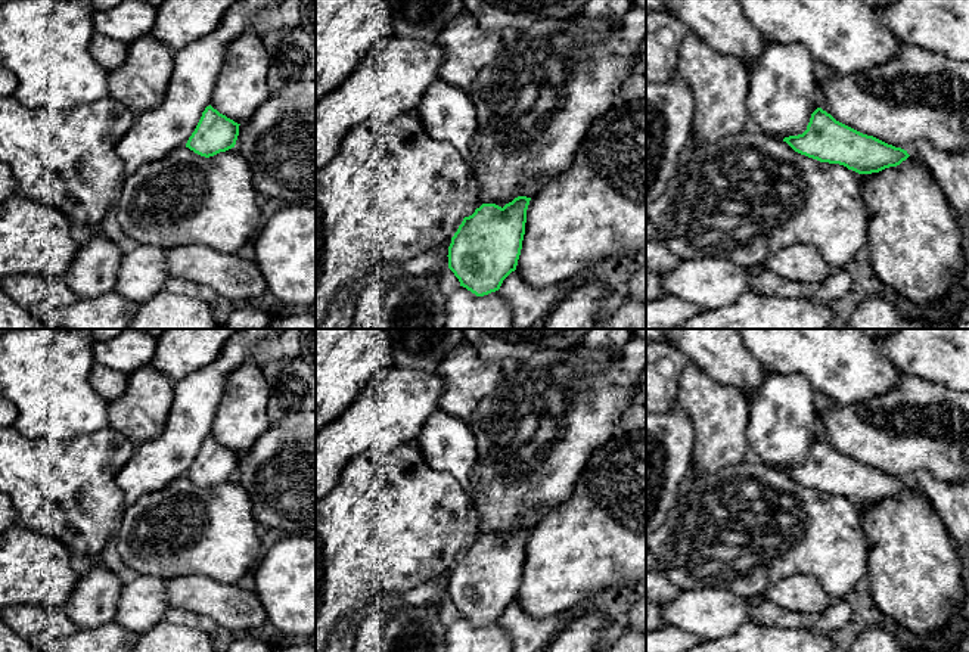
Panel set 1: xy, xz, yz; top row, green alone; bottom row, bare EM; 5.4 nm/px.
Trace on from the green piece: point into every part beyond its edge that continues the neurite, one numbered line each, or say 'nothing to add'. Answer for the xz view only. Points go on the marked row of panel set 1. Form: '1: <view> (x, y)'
nothing to add

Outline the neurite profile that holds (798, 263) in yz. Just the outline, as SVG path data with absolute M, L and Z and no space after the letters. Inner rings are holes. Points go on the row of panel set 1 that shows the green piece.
M796 243L773 252L765 258L763 267L785 280L808 283L822 282L832 273L819 249L805 243Z

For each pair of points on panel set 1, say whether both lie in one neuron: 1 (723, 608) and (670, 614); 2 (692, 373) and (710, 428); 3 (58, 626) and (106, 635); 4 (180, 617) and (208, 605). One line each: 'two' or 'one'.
1: one
2: one
3: two
4: two

